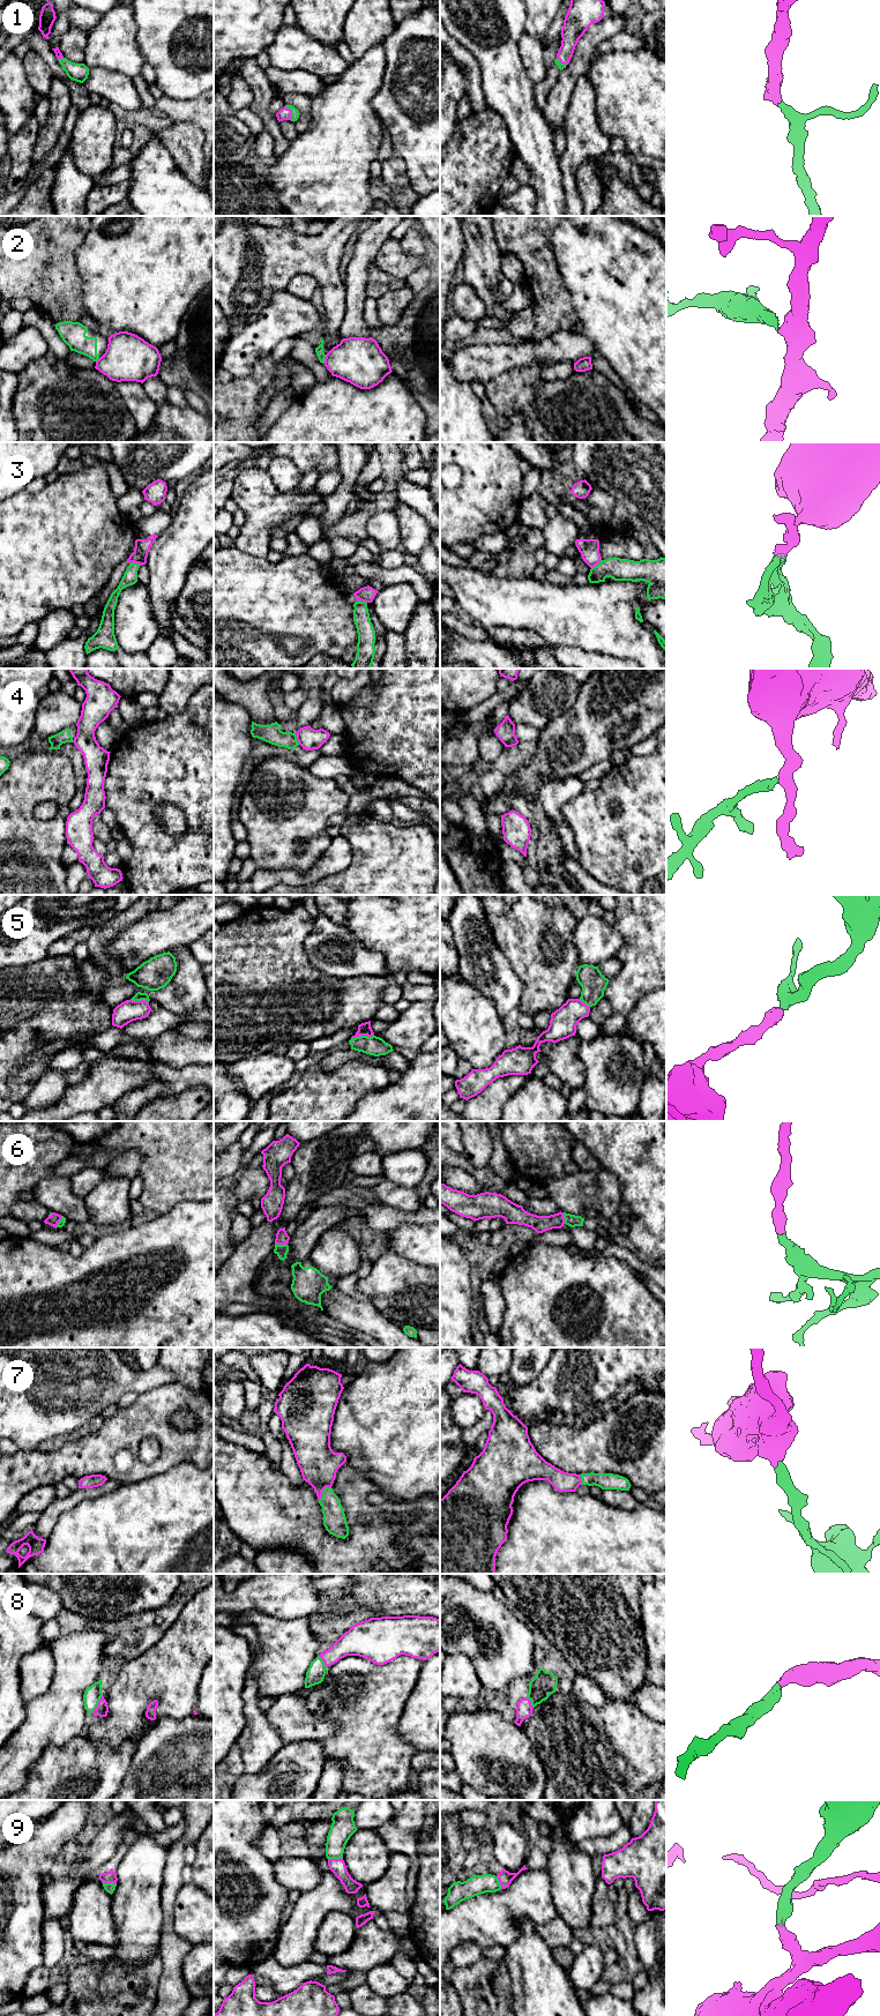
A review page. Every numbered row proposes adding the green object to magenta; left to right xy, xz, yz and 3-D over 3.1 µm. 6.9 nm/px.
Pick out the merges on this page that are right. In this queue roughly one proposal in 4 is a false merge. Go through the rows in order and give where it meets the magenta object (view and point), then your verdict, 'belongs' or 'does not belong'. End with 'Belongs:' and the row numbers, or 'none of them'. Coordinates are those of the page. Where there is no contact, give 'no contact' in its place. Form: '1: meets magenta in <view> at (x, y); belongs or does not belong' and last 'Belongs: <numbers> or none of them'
1: meets magenta in xz at (290, 112); belongs
2: meets magenta in xz at (325, 359); does not belong
3: meets magenta in yz at (596, 565); does not belong
4: meets magenta in xz at (297, 739); does not belong
5: meets magenta in xz at (362, 1035); belongs
6: meets magenta in xz at (281, 1244); belongs
7: meets magenta in xz at (321, 1492); belongs
8: meets magenta in xy at (98, 1704); belongs
9: meets magenta in xy at (109, 1882); belongs
Belongs: 1, 5, 6, 7, 8, 9

